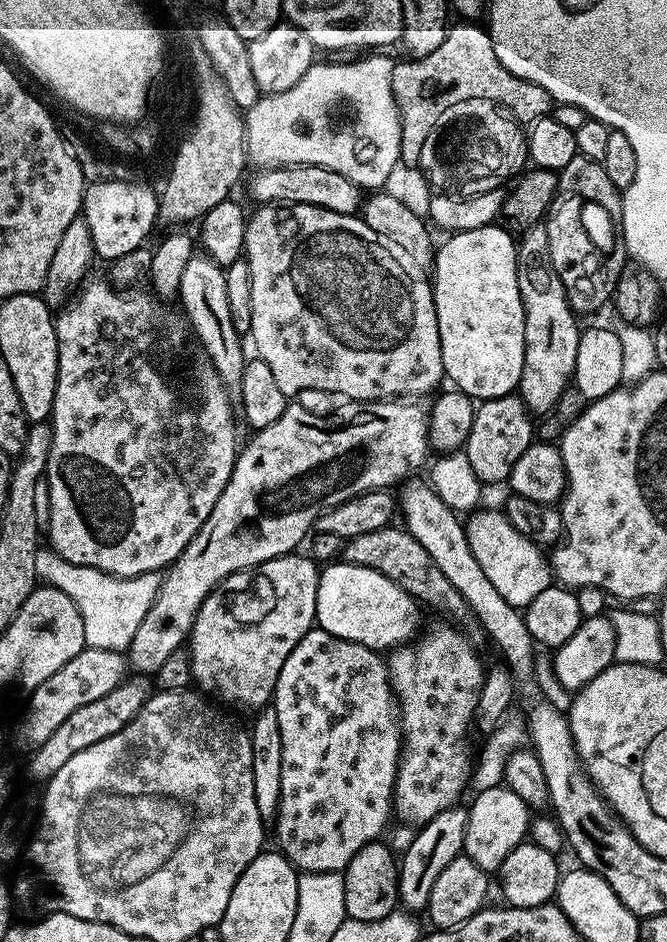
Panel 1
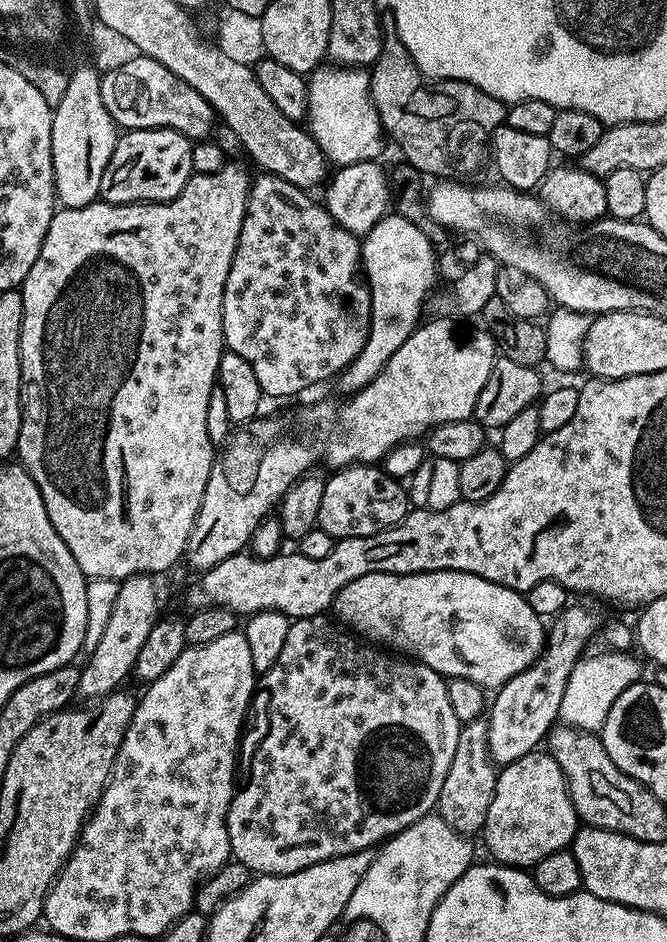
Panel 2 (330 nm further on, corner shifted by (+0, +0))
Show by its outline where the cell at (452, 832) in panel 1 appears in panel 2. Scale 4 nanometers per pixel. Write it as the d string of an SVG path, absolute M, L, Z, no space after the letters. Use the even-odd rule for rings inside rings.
M569 603L568 607L551 621L546 632L543 652L531 666L514 674L501 688L495 689L486 712L488 749L492 763L497 766L518 762L526 754L537 751L542 741L560 720L562 696L566 691L571 671L585 655L584 647L601 631L602 617L588 604Z

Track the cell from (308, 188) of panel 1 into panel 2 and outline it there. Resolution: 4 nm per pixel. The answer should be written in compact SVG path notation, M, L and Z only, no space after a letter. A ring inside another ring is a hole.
M139 55L126 66L110 70L100 77L102 102L110 118L124 130L138 128L172 128L193 142L209 139L213 135L218 117L210 102L194 90L178 74L166 70L162 62L149 56Z

